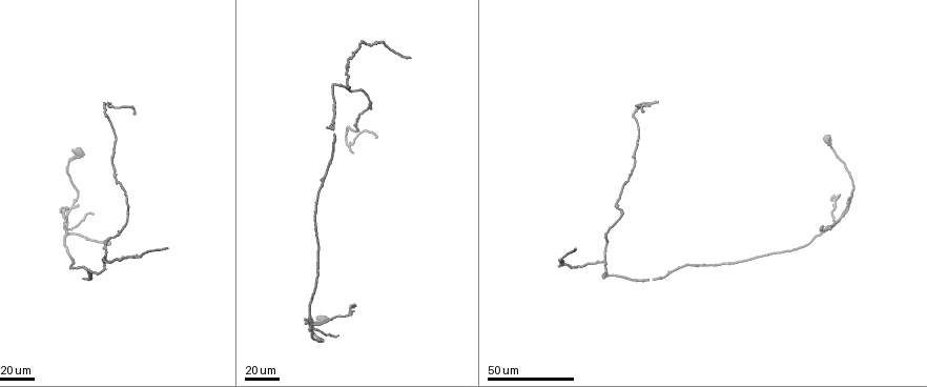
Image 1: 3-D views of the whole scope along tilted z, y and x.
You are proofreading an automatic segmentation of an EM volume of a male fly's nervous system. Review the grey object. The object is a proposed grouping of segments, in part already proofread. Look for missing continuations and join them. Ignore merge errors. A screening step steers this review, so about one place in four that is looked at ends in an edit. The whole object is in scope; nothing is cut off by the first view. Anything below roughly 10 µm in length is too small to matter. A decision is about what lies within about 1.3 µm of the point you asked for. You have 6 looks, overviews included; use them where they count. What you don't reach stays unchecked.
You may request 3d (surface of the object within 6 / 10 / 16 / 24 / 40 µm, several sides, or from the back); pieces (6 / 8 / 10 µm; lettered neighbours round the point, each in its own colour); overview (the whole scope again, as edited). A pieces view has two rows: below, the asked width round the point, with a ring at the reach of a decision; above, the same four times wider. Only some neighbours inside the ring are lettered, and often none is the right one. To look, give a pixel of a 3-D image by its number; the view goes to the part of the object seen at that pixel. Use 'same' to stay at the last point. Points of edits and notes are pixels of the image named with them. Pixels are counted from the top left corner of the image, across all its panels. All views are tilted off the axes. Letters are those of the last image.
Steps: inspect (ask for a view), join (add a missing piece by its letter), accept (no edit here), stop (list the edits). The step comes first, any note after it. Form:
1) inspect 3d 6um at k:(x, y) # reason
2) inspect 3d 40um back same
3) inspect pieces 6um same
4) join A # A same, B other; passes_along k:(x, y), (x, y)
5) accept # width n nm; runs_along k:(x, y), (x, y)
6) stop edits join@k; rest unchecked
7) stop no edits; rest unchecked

inspect 3d 24um at 1:(168, 247) # free end

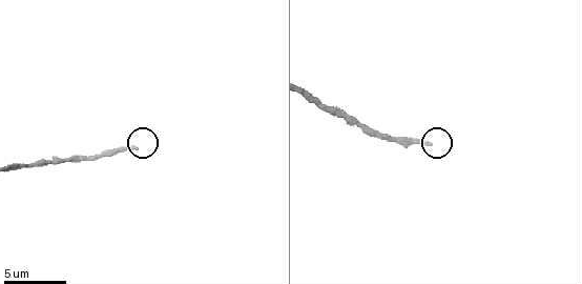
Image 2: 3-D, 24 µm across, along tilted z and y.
inspect pieces 8um at 2:(134, 150)

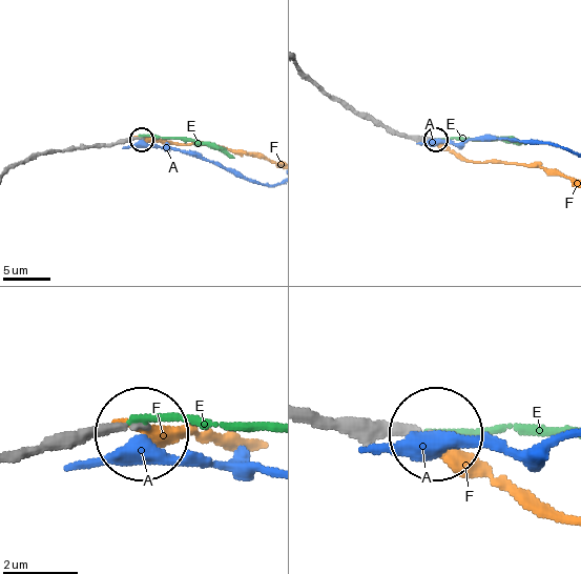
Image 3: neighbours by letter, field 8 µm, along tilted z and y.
accept # A other, E other, F other; runs_along 3:(12, 453), (140, 427); none of them fits

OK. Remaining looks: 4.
inspect 3d 24um at 1:(323, 340) # free end

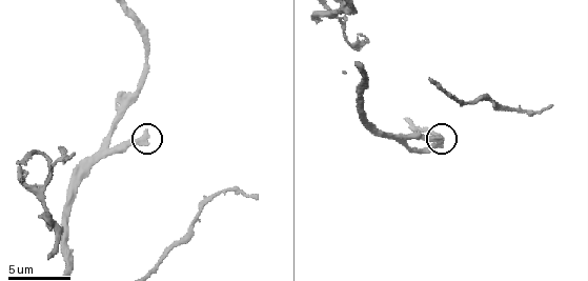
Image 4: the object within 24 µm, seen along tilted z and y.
inspect pieces 10um at 4:(146, 133) # what lies round it

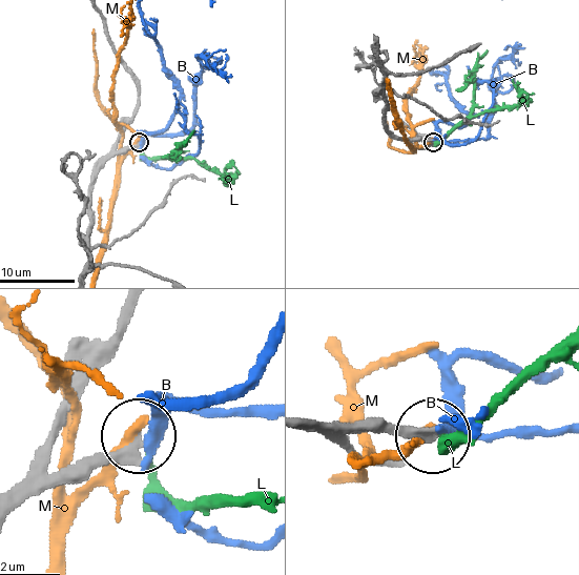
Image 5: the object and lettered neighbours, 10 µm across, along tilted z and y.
join B # B same, L other, M other; passes_along 5:(62, 466), (140, 458), (161, 401); it goes on there

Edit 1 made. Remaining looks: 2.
inspect pieces 6um at 4:(551, 105) # free end

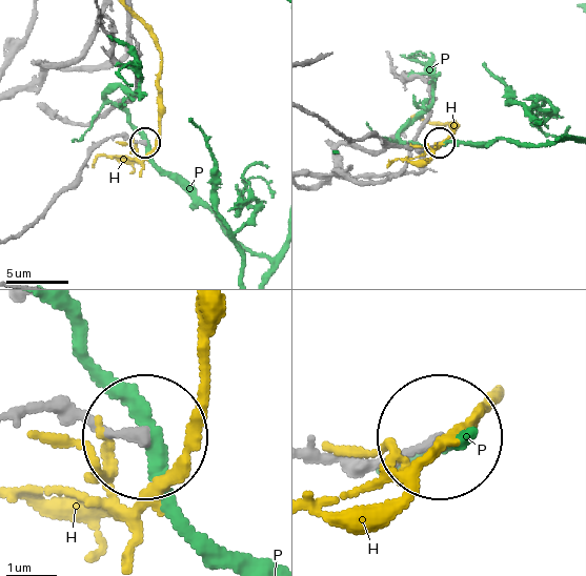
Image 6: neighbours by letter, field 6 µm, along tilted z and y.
accept # width 180 nm; H other, P other; runs_along 6:(15, 237), (74, 180), (102, 143), (118, 137), (142, 141); no lettered piece goes on from it

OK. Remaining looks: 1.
stop edits join@5; rest unchecked

